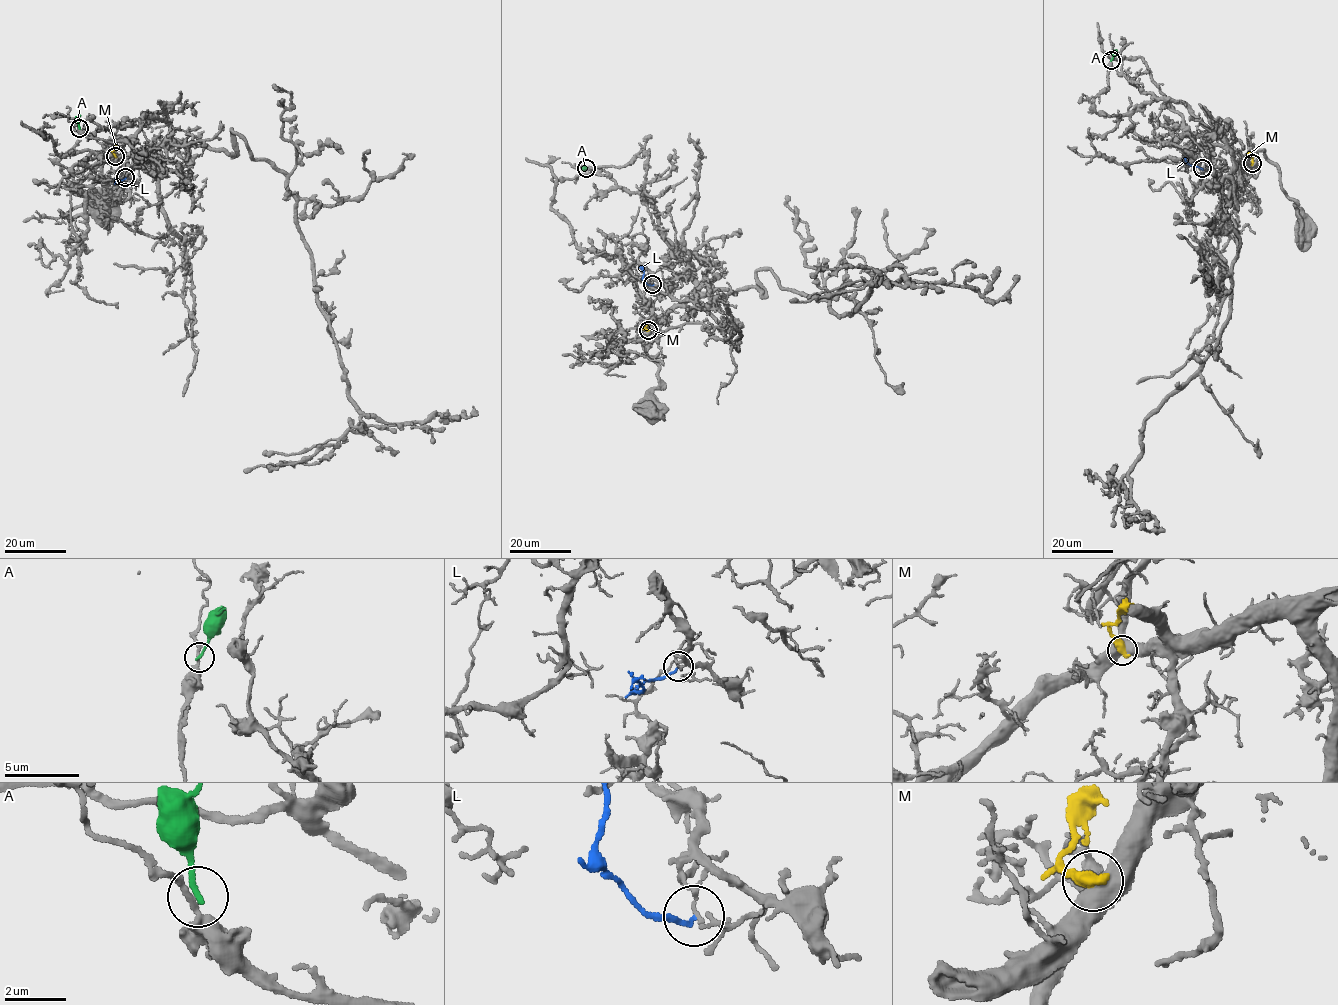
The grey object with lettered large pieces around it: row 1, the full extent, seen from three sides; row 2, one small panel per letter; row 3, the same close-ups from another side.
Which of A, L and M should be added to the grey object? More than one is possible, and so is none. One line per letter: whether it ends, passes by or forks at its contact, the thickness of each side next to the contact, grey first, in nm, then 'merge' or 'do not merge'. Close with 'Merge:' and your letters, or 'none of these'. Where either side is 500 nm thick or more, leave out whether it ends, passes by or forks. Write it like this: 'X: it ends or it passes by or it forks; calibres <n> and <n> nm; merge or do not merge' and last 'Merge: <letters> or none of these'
A: it ends; calibres 240 and 200 nm; do not merge
L: it ends; calibres 100 and 160 nm; do not merge
M: calibres 550 and 500 nm; do not merge
Merge: none of these

